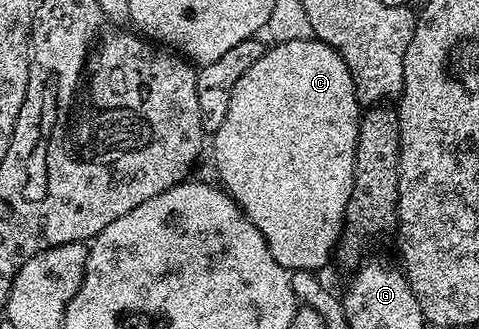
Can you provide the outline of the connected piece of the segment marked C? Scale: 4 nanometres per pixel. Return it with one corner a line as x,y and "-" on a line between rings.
312,37
308,40
288,40
263,49
260,60
240,76
236,88
232,88
232,100
228,104
228,116
224,116
224,124
212,135
214,142
214,166
218,169
217,181
221,183
227,194
238,203
243,214
250,219
264,236
276,264
285,270
321,271
321,266
335,253
342,237
342,224
346,220
348,196
352,196
352,176
354,175
354,157
356,156
356,140
358,139
358,119
360,103
356,96
356,88
352,84
352,72
348,72
348,64
328,44

